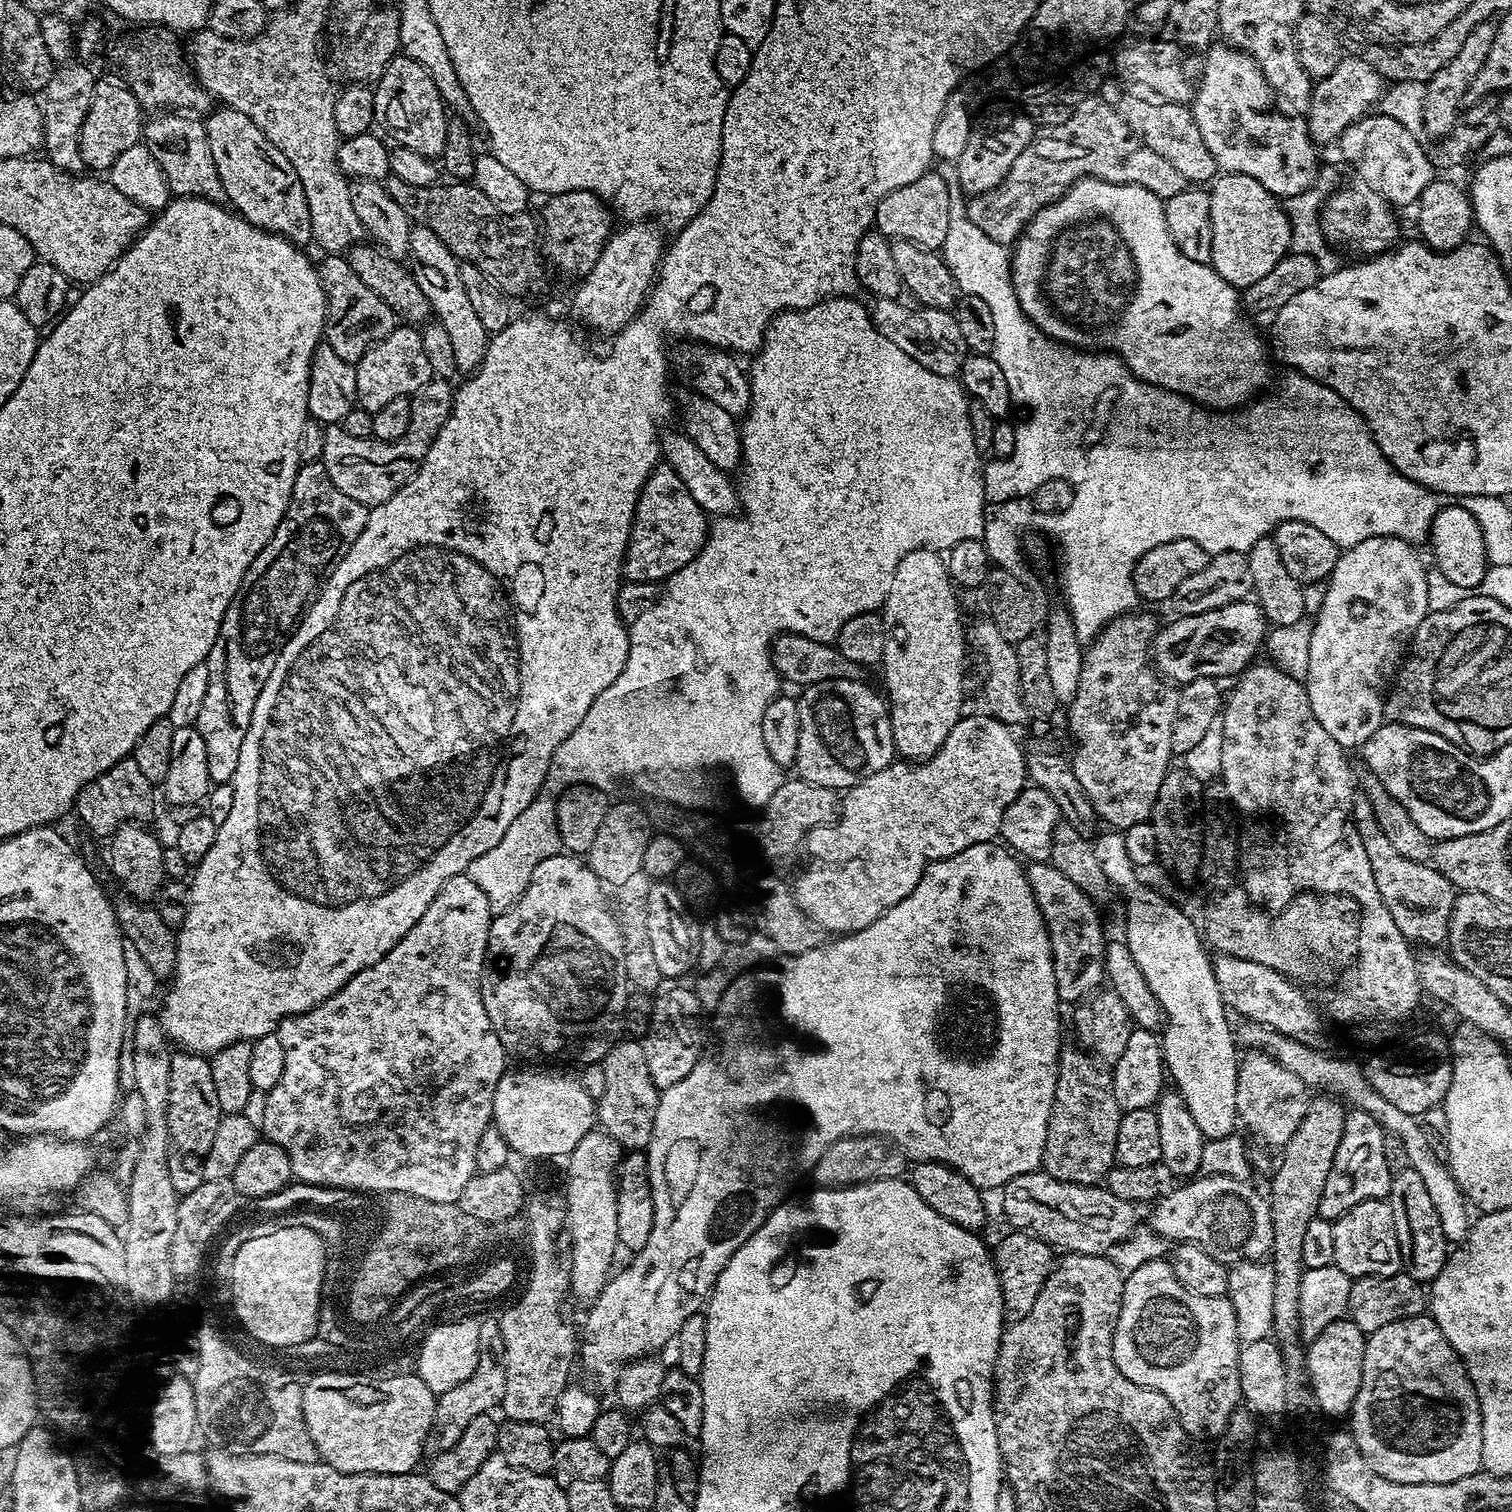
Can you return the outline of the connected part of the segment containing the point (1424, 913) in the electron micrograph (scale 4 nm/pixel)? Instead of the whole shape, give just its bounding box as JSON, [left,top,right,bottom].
[1352,794,1458,946]

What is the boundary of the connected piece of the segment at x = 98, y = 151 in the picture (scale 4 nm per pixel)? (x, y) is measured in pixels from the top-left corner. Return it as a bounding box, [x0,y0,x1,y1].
[80,79,146,169]

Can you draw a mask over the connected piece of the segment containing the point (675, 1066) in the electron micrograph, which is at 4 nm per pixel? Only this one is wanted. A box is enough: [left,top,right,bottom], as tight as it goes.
[642,987,706,1090]

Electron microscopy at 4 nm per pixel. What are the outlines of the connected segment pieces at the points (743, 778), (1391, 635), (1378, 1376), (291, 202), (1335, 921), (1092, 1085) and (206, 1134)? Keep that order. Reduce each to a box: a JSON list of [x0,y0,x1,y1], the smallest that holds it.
[[467,296,986,913],[1306,536,1429,750],[1350,1315,1482,1484],[206,106,313,246],[1202,886,1360,981],[1042,1046,1122,1184],[168,1050,222,1194]]

